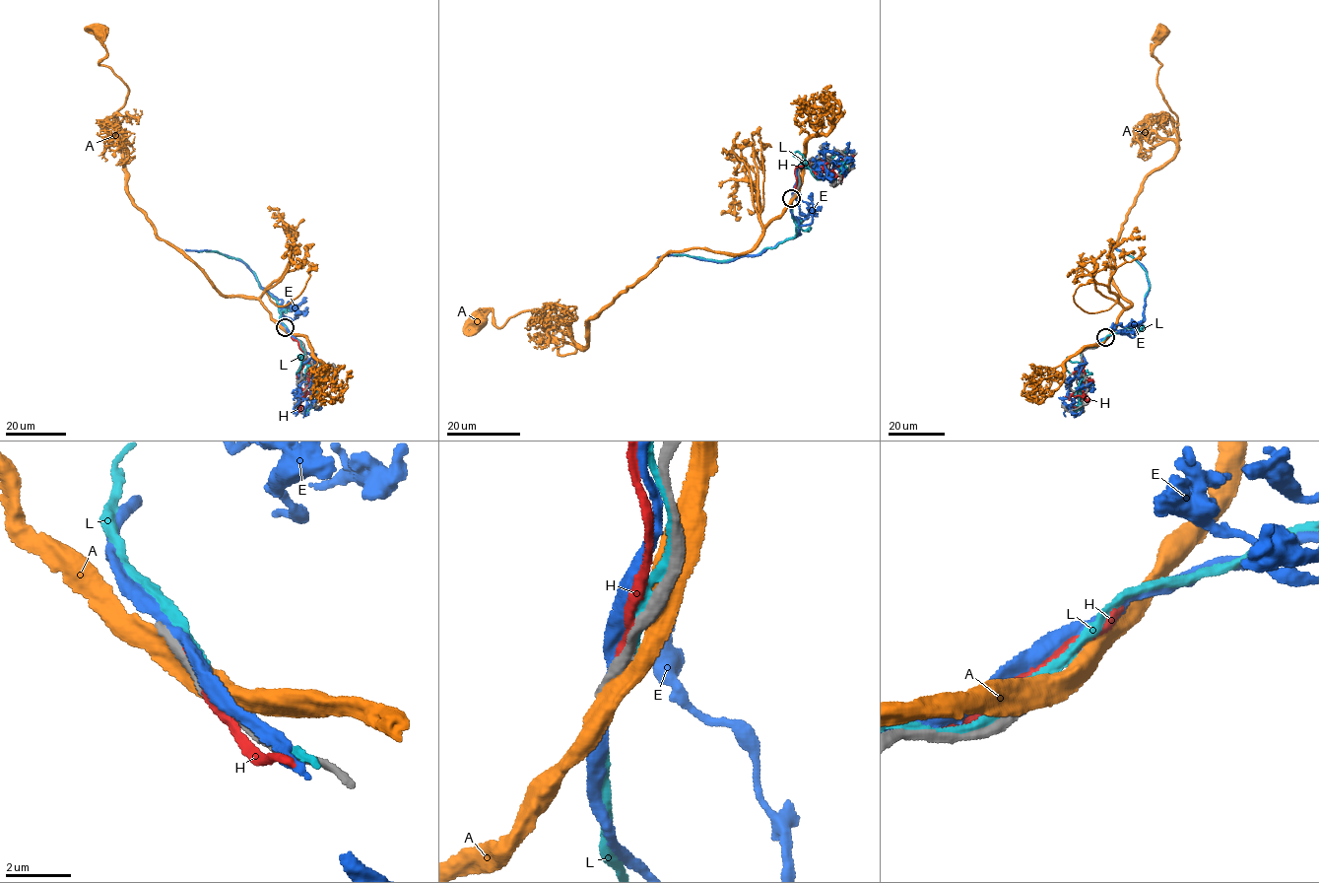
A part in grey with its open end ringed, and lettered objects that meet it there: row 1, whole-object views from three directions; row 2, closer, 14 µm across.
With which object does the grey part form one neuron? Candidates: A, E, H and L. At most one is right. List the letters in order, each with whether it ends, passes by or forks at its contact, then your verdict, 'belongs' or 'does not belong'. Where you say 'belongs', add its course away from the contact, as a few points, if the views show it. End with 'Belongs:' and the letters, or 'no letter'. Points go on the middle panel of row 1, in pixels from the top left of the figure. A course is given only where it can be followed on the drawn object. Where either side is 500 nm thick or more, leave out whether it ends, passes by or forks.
A: does not belong
E: it passes by | does not belong
H: it passes by | does not belong
L: it passes by | does not belong
Belongs: no letter

